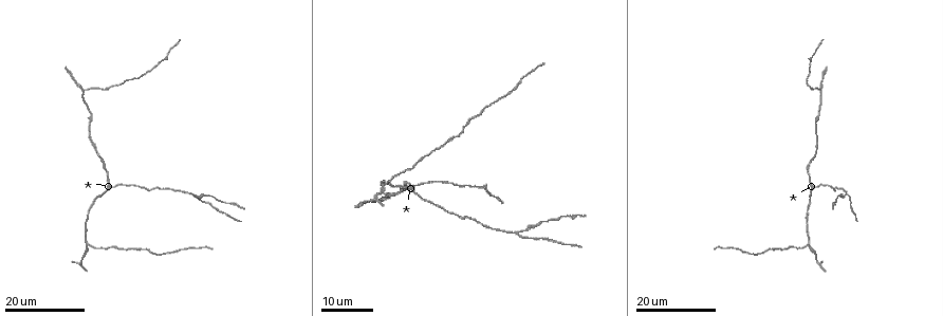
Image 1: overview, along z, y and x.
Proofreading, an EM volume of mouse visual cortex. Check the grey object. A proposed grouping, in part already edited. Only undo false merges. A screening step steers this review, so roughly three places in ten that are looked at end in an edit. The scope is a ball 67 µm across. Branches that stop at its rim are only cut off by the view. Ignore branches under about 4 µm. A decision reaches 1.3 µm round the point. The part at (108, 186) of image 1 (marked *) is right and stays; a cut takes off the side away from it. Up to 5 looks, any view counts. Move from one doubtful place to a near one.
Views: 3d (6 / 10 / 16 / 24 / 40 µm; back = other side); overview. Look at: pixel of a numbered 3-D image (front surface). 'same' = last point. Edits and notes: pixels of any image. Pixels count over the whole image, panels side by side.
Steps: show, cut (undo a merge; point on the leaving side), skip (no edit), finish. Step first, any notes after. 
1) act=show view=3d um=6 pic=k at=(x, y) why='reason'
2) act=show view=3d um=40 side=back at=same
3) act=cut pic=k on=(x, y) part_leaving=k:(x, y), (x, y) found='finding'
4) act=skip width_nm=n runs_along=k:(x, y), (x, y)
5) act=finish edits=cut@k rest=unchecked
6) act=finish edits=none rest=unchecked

act=show view=3d um=16 pic=1 at=(382, 183) why='three-way junction'

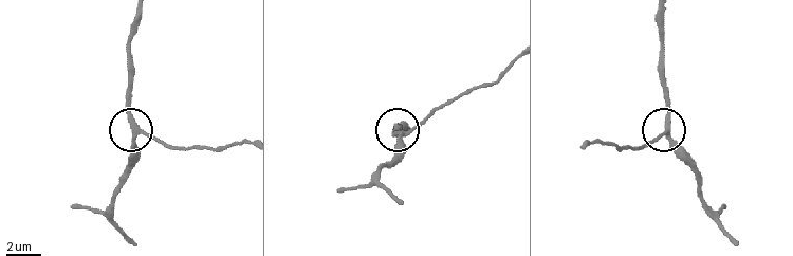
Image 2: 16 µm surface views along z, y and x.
act=show view=3d um=6 pic=2 at=(404, 135) why='closer look'

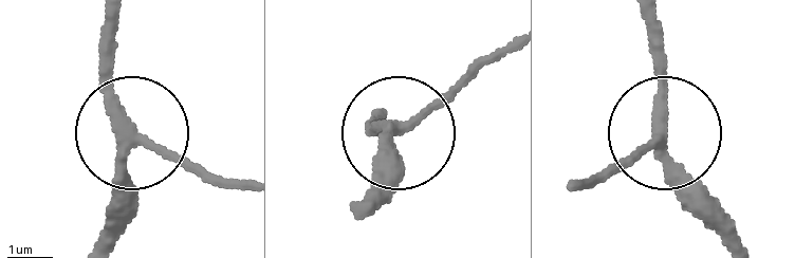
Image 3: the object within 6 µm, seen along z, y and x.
act=show view=3d um=6 side=back pic=3 at=(130, 143)

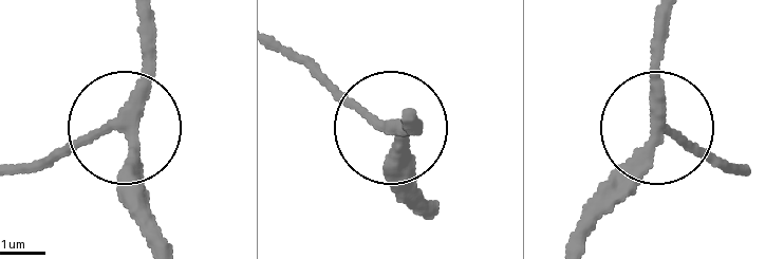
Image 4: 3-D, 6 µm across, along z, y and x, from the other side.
act=skip width_nm=270 runs_along=4:(667, 21), (656, 134), (584, 210) found='continuous, no second neuron'

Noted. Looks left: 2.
act=show view=3d um=24 pic=1 at=(845, 193)

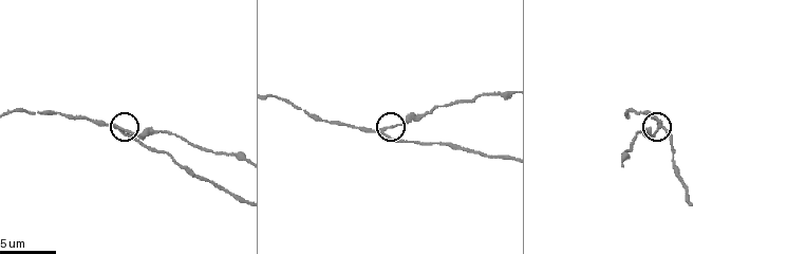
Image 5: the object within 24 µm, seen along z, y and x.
act=show view=3d um=10 pic=5 at=(119, 127)

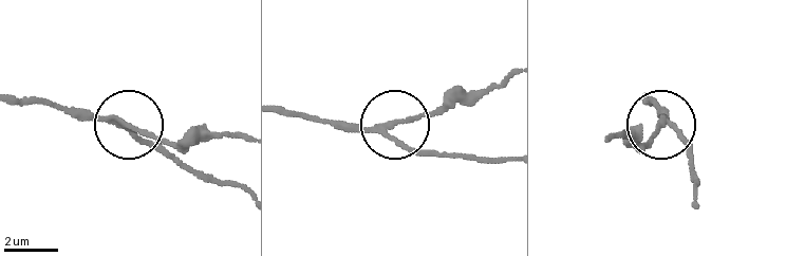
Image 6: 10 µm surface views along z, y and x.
act=cut pic=6 on=(153, 133) width_nm=160 part_leaving=6:(116, 119), (183, 145), (244, 139) found='a second neuron is stuck on'

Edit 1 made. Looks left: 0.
act=finish edits=cut@6 rest=unchecked

